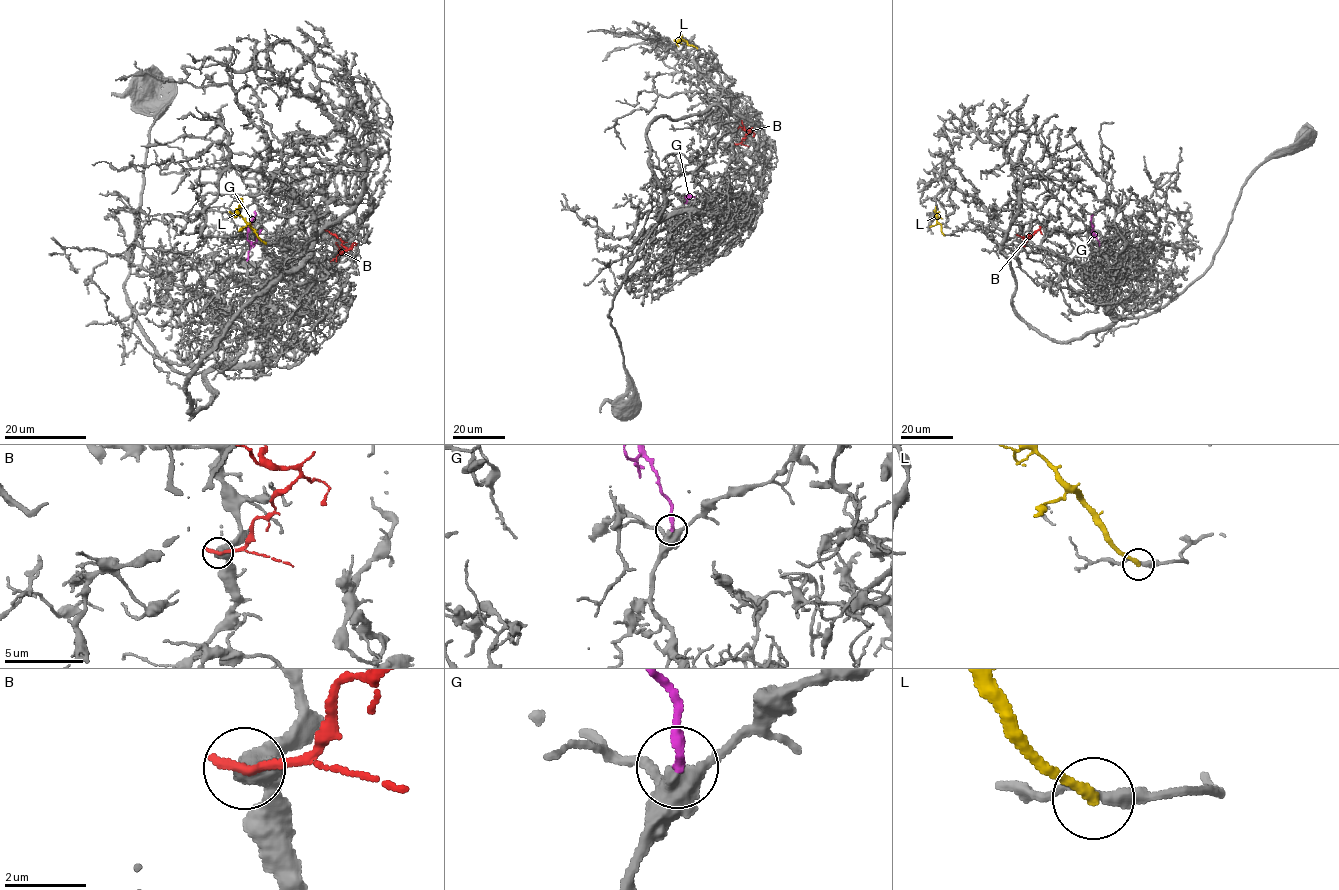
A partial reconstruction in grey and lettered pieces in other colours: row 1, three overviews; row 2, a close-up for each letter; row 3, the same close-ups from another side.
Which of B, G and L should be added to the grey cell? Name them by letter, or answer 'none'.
G

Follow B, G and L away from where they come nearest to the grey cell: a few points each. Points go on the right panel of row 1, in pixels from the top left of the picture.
B: (1040, 227), (1025, 240), (1016, 234)
G: (1098, 246), (1091, 222), (1093, 214)
L: (944, 235), (937, 222), (935, 206)

